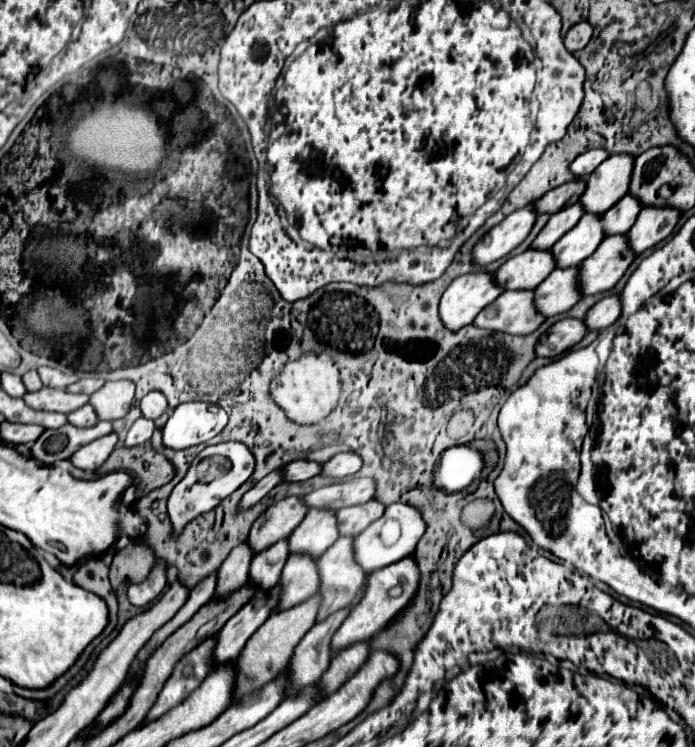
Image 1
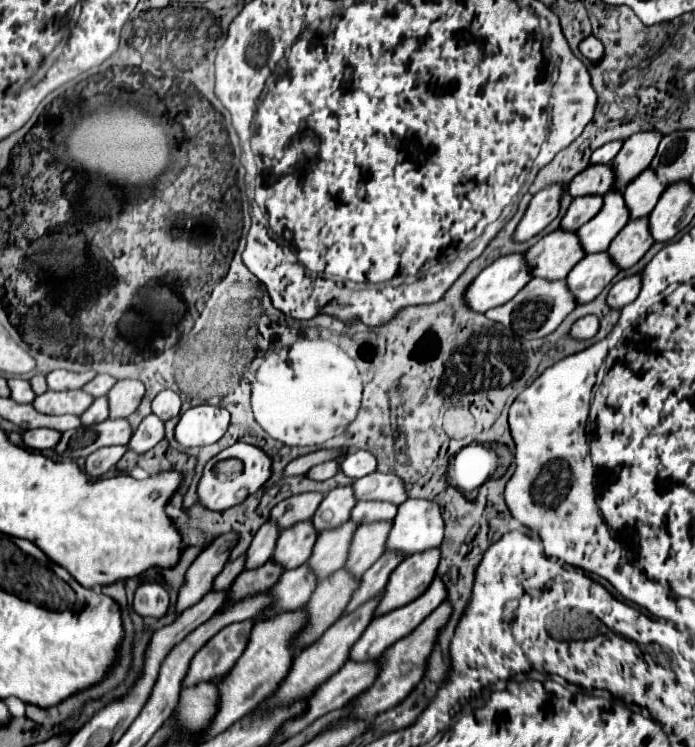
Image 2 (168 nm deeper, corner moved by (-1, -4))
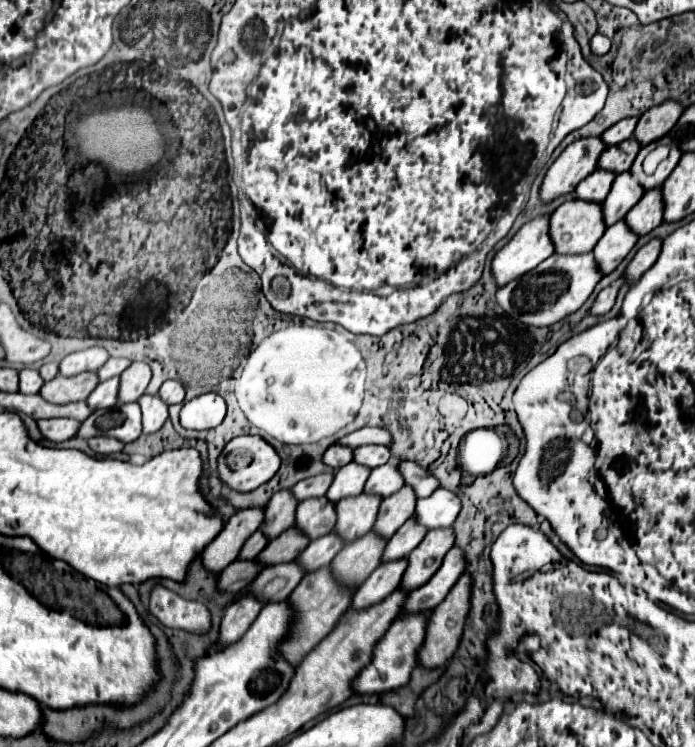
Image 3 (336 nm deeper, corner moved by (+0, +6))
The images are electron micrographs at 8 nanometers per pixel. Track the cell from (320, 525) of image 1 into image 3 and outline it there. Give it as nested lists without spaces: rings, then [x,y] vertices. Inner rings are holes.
[[[350,462],[348,466],[344,466],[344,468],[340,468],[336,472],[334,482],[332,482],[330,490],[326,492],[326,498],[332,500],[332,502],[338,502],[340,498],[360,494],[364,490],[364,484],[368,480],[368,474],[370,474],[370,468],[368,466]]]

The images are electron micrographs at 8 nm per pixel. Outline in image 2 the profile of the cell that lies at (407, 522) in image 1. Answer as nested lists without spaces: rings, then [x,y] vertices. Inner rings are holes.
[[[405,500],[393,520],[385,552],[411,556],[437,548],[443,540],[443,518],[439,506],[429,500]]]

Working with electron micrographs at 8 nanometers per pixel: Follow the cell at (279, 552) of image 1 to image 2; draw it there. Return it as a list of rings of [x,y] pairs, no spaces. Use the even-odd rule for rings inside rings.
[[[309,520],[283,530],[277,538],[277,544],[275,544],[273,562],[281,564],[283,570],[291,570],[291,568],[305,564],[317,536],[319,534],[313,532],[313,524]]]

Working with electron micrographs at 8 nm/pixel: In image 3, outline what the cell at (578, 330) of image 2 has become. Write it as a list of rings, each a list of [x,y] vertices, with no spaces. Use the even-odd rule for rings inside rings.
[[[618,278],[618,280],[614,280],[610,286],[606,286],[600,294],[598,294],[598,298],[596,298],[596,302],[594,302],[594,306],[592,306],[592,314],[606,314],[612,306],[614,306],[614,302],[616,302],[616,296],[618,296],[618,290],[620,290],[620,286],[624,284],[626,280],[624,278]]]

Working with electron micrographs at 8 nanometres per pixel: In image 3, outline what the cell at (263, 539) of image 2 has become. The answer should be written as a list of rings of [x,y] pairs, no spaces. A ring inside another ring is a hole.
[[[292,490],[276,492],[266,506],[266,520],[260,526],[260,530],[264,530],[268,538],[274,538],[276,534],[282,534],[284,530],[288,530],[288,526],[294,526],[296,522],[296,506],[298,506],[298,500],[292,494]]]

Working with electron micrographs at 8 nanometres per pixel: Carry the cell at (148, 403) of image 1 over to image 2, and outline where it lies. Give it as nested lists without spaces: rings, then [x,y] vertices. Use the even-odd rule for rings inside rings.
[[[163,390],[153,398],[151,410],[155,416],[159,416],[165,422],[181,412],[181,398],[173,390]]]

